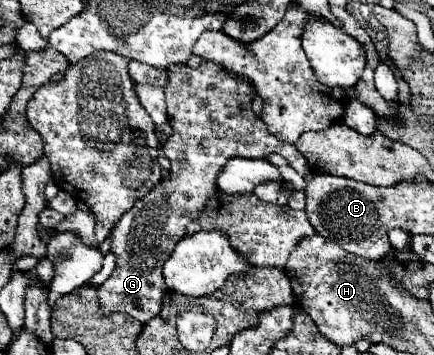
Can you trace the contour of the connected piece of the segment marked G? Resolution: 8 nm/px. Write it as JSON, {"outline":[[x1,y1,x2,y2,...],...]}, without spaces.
{"outline":[[206,61,195,69,186,64,170,65,164,93,172,135,162,145,162,153,172,161,170,179,160,181,116,223,112,231,112,251,118,257,116,269,98,289,104,315,124,311,140,323,158,315,166,291,162,263,174,249,174,243,186,235,186,227,206,211,208,199,216,193,214,179,228,159,280,153,302,177,310,173,308,163,296,145,278,141,266,125,254,117,250,109,254,89,220,71,216,63]]}

